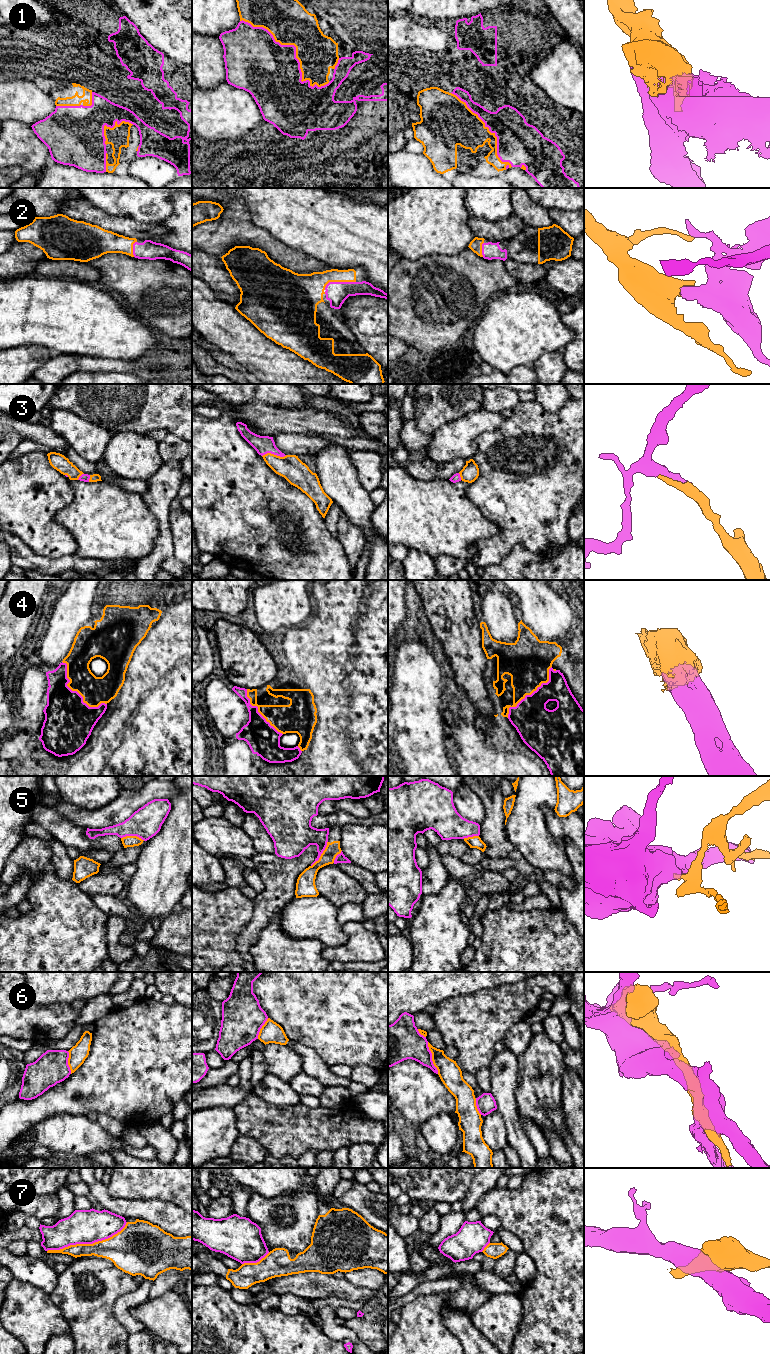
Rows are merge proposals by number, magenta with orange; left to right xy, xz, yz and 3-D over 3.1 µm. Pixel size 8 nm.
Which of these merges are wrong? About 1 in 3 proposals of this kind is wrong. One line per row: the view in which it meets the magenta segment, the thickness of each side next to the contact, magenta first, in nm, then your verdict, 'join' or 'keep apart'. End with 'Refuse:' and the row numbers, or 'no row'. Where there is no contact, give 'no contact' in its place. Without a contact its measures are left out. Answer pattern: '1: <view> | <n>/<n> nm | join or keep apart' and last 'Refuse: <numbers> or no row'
1: xz | 440/340 nm | join
2: xz | 180/260 nm | join
3: xz | 140/200 nm | join
4: xy | 380/220 nm | join
5: xz | 260/140 nm | keep apart
6: yz | 280/180 nm | keep apart
7: xy | 280/220 nm | keep apart
Refuse: 5, 6, 7

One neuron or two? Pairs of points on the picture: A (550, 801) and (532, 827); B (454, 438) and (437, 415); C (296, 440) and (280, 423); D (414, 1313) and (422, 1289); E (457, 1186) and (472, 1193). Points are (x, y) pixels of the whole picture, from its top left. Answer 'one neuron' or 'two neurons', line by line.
A: one neuron
B: two neurons
C: two neurons
D: two neurons
E: two neurons

